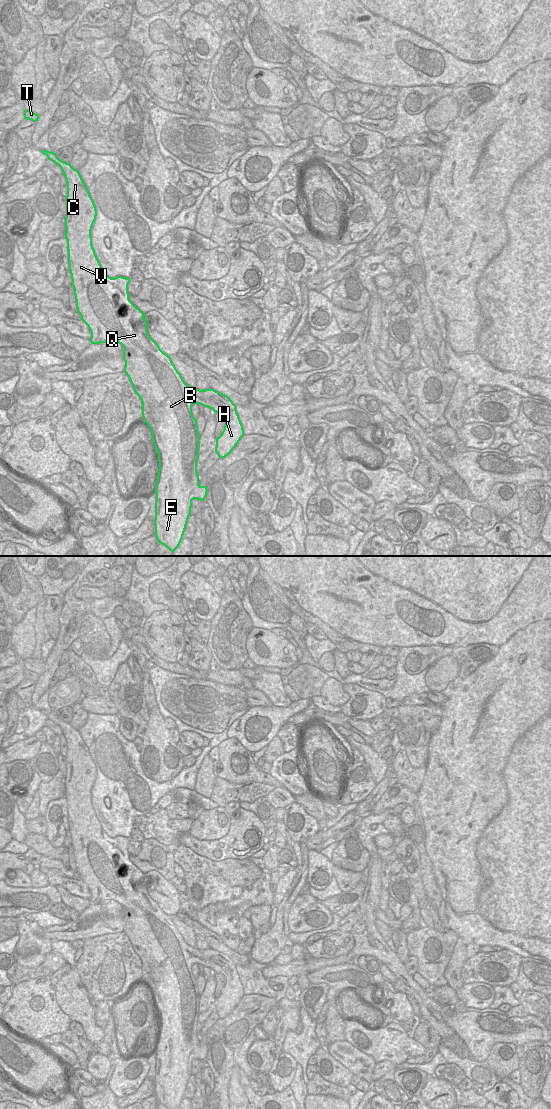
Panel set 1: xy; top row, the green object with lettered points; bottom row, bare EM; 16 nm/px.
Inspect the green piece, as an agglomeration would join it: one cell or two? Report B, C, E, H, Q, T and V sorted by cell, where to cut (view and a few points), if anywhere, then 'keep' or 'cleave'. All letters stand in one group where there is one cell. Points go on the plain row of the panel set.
groups B C E H Q T V; cut none; keep

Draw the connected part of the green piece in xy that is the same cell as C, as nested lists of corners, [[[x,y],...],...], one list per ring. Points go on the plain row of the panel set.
[[[47,710],[41,712],[61,728],[67,742],[65,798],[77,872],[91,892],[91,904],[114,900],[124,908],[124,932],[141,959],[143,982],[151,990],[153,1004],[158,1014],[159,1029],[154,1050],[156,1053],[154,1095],[158,1103],[168,1109],[177,1109],[191,1075],[192,1061],[194,1059],[204,1061],[208,1052],[207,1046],[199,1044],[197,1020],[200,995],[192,966],[200,964],[225,976],[226,984],[216,999],[215,1012],[219,1018],[228,1016],[239,1003],[244,996],[243,985],[236,965],[227,955],[214,949],[200,950],[187,945],[171,917],[150,897],[147,891],[147,876],[129,859],[130,838],[109,837],[96,816],[91,790],[97,770],[79,731],[70,723],[59,719],[56,713]]]

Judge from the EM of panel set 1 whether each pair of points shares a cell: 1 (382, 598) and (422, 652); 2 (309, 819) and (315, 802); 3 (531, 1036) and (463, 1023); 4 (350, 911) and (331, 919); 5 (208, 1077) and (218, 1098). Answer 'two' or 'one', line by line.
1: two
2: two
3: one
4: two
5: two

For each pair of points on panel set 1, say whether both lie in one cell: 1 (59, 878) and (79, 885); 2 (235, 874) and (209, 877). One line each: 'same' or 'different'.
1: same
2: different

